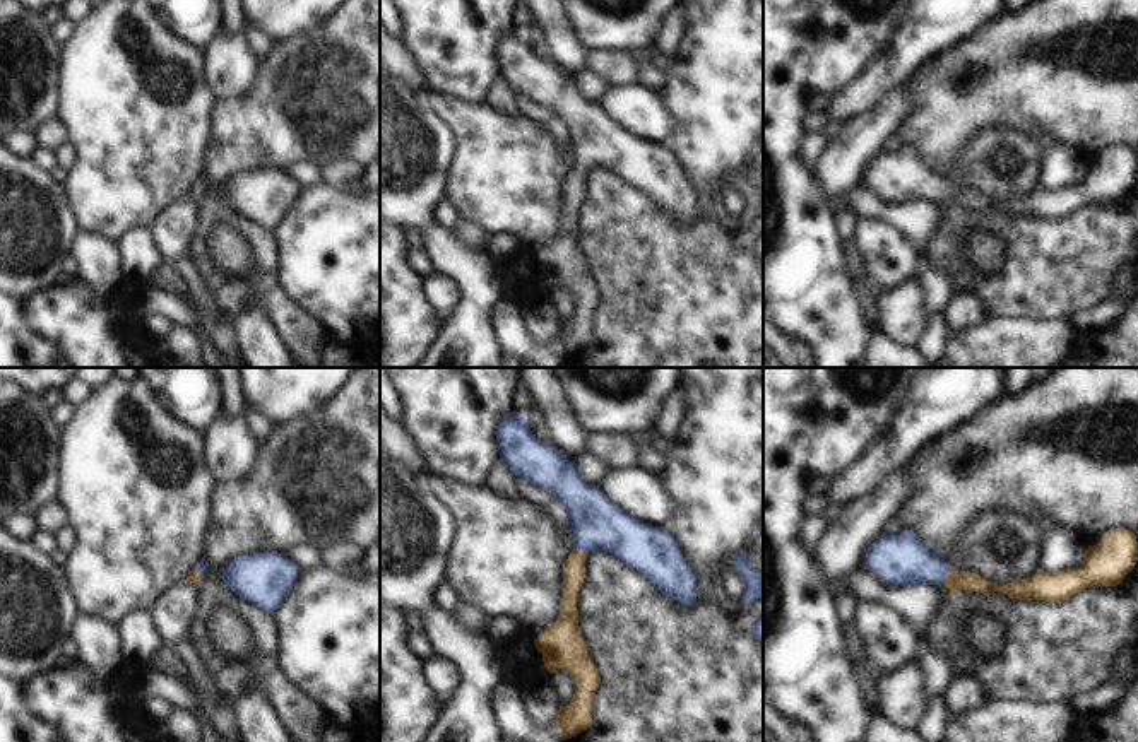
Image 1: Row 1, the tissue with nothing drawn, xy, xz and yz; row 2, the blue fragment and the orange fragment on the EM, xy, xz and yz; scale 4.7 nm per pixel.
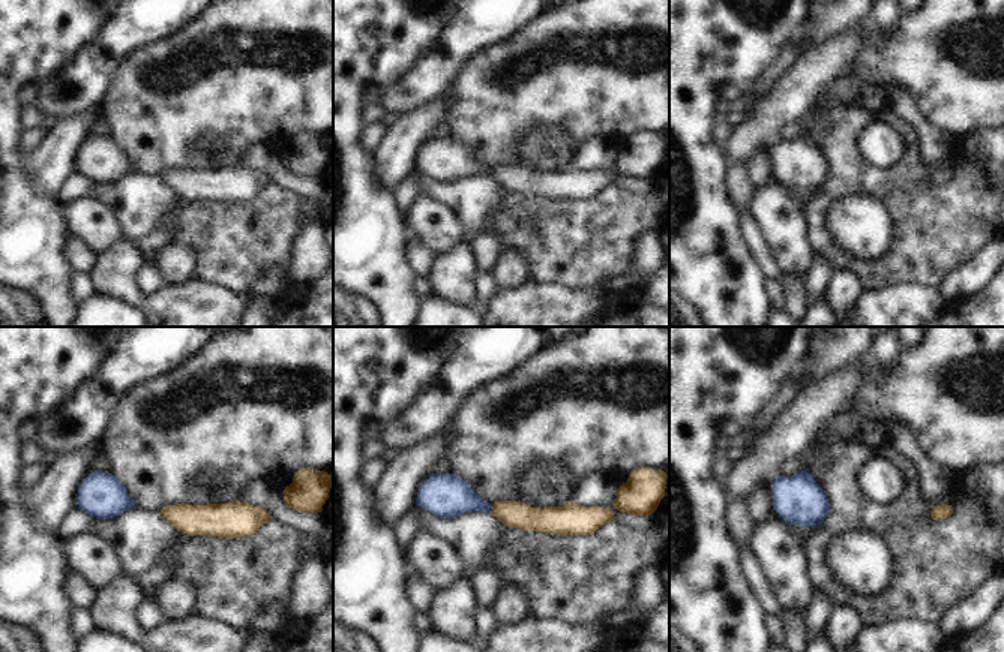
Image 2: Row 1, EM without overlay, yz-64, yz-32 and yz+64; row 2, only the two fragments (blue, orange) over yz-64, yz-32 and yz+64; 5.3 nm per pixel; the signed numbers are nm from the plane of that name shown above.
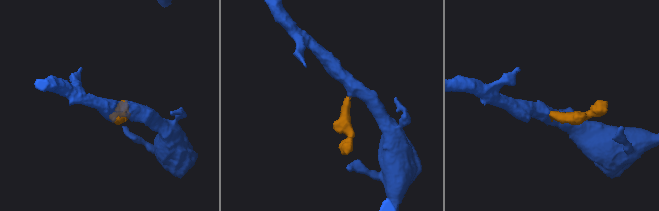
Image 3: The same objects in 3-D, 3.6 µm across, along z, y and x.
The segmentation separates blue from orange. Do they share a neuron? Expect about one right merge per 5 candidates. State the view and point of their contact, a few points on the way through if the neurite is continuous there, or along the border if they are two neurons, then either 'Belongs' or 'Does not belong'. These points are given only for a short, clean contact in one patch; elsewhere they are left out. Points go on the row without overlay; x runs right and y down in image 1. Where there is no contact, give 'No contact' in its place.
Touches blue at yz (947, 190). Path across: yz (902, 176), (947, 190), (955, 197). Belongs

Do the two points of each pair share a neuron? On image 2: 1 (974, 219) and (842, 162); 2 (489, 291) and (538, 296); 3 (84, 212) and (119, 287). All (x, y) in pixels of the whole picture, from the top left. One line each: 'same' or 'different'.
1: same
2: different
3: different

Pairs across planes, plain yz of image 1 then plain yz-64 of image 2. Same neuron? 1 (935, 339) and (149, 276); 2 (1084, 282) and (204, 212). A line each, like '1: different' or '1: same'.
1: same
2: same

